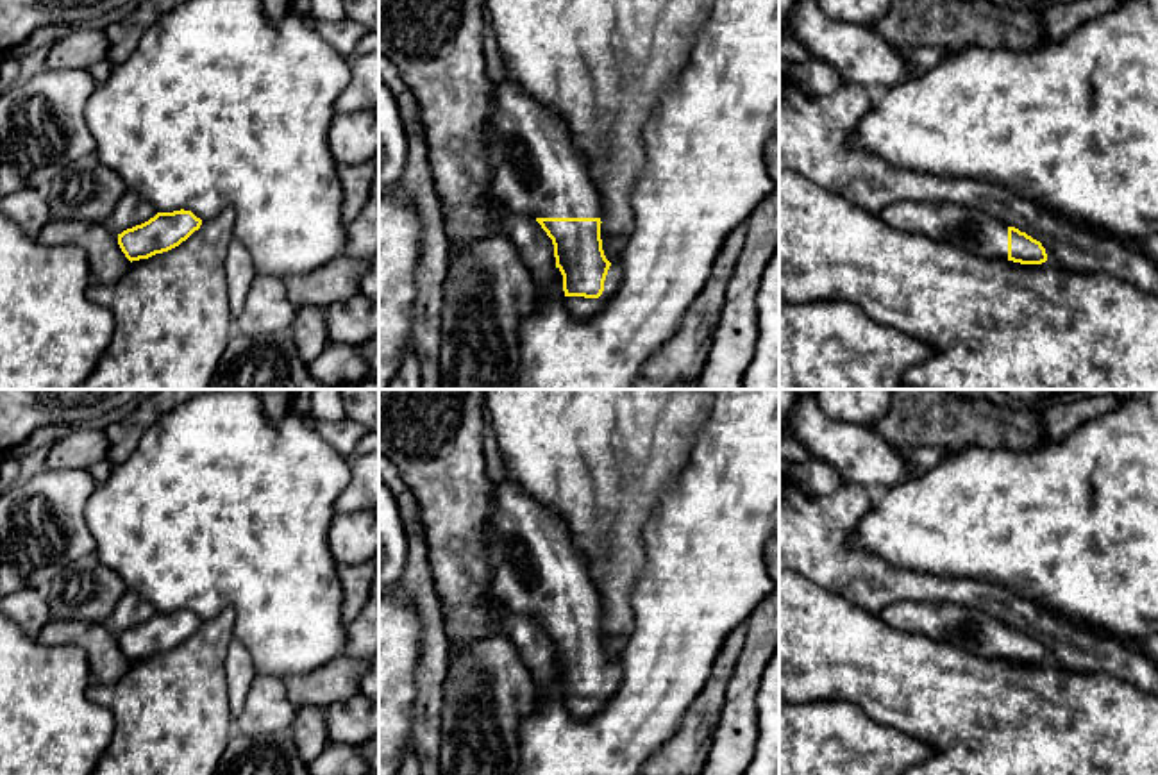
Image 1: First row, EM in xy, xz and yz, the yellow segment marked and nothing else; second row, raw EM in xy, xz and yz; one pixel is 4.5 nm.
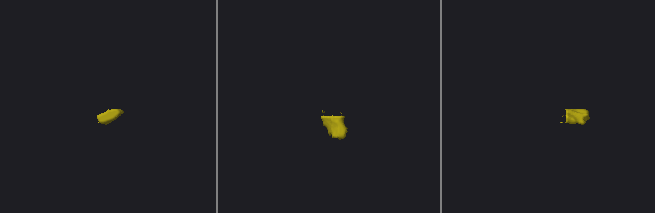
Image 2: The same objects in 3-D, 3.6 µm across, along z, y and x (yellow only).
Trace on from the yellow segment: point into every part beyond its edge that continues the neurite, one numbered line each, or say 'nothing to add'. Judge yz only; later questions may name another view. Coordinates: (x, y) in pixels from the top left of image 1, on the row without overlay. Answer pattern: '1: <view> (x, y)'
1: yz (974, 631)

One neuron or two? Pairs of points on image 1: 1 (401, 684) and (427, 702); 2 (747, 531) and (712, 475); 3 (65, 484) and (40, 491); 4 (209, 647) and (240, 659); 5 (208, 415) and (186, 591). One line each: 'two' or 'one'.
1: two
2: one
3: one
4: two
5: one

